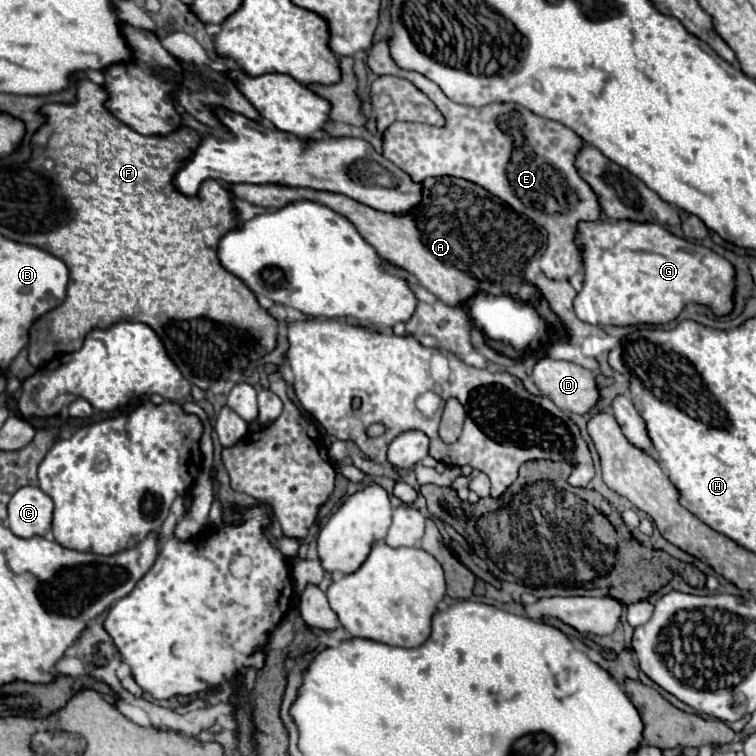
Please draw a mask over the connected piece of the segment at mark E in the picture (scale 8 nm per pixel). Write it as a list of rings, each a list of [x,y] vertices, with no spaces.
[[[387,41],[373,43],[367,65],[377,75],[395,75],[411,81],[445,117],[443,127],[403,121],[391,123],[381,135],[383,157],[403,169],[415,183],[425,177],[453,175],[481,185],[547,229],[549,241],[539,265],[549,279],[567,279],[575,271],[581,271],[581,253],[575,245],[577,223],[599,219],[601,207],[593,189],[575,169],[575,155],[583,141],[569,127],[539,117],[515,103],[491,103],[485,107],[459,105],[447,99],[433,81],[415,71],[399,69],[389,55]]]

